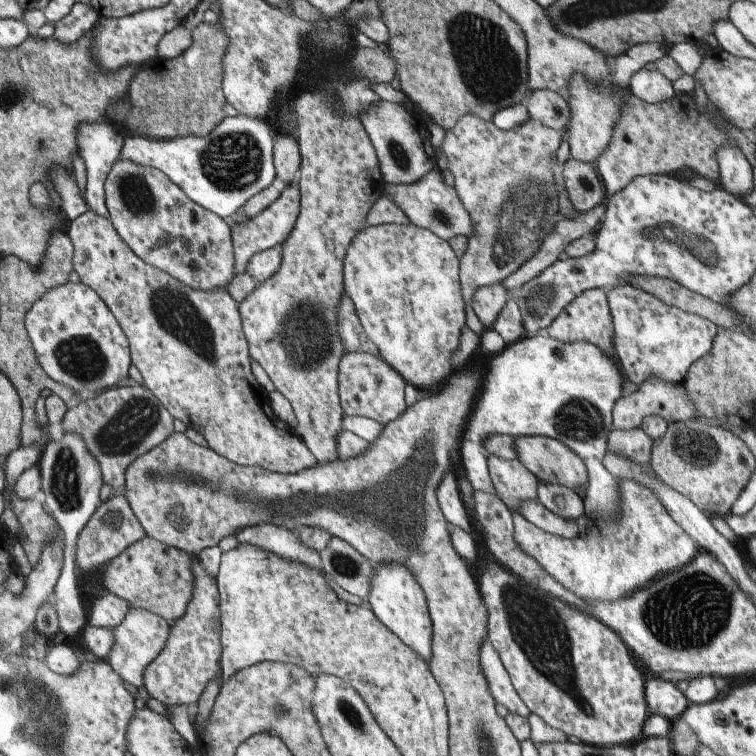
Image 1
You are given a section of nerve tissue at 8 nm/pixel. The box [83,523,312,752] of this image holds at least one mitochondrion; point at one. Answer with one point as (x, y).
(280, 710)

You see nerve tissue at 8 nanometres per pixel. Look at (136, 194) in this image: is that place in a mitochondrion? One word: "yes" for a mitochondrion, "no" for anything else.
yes

